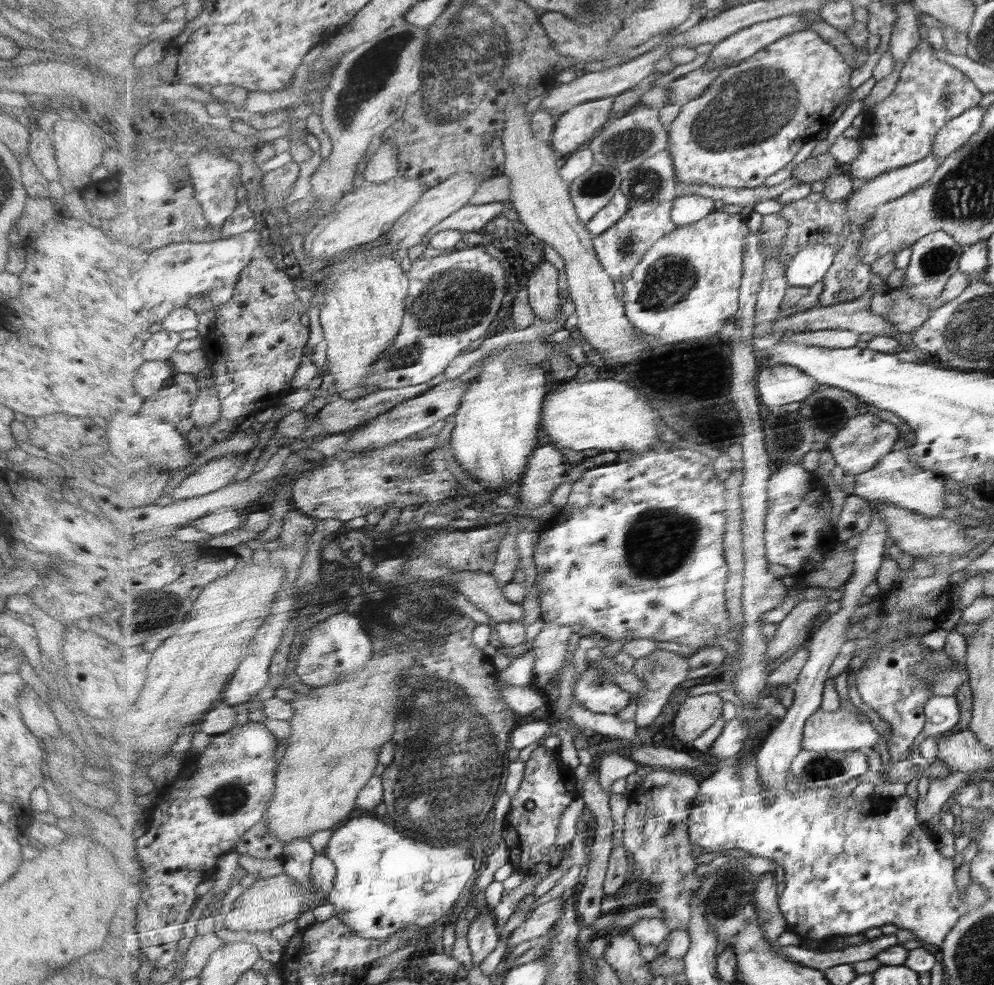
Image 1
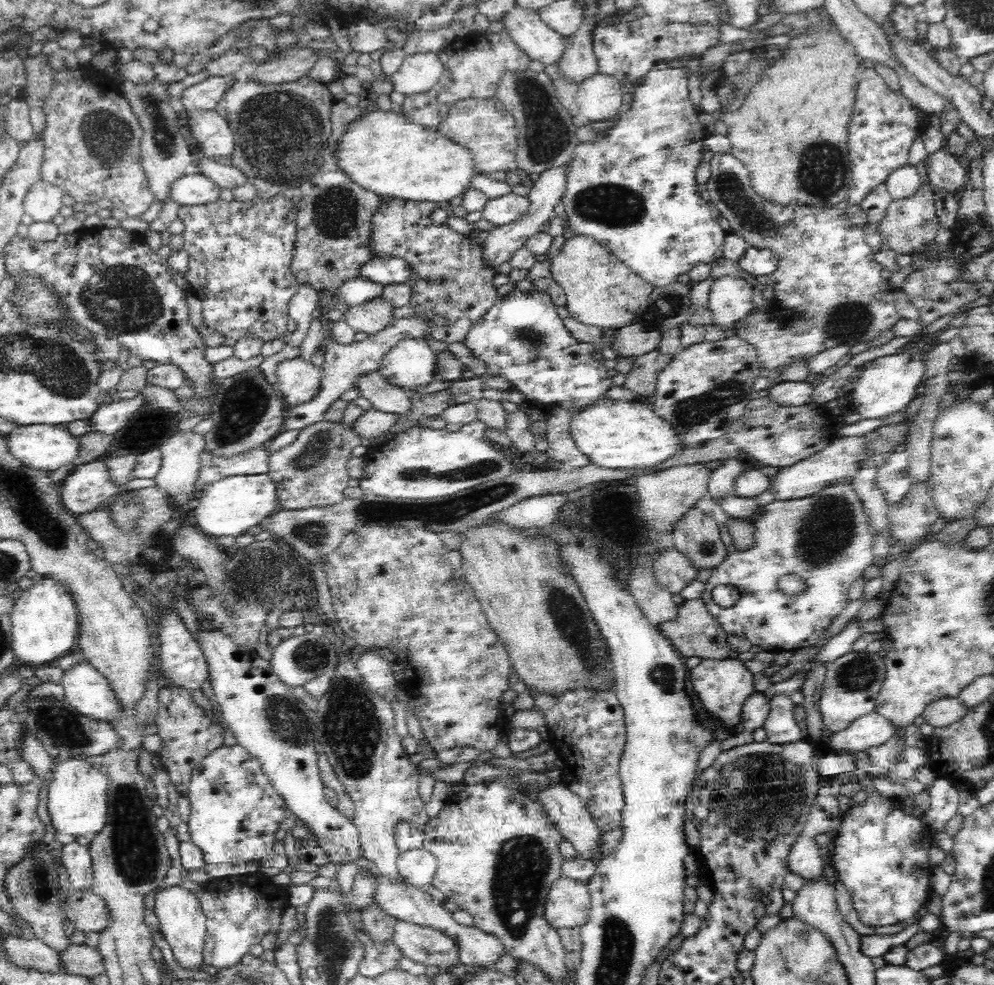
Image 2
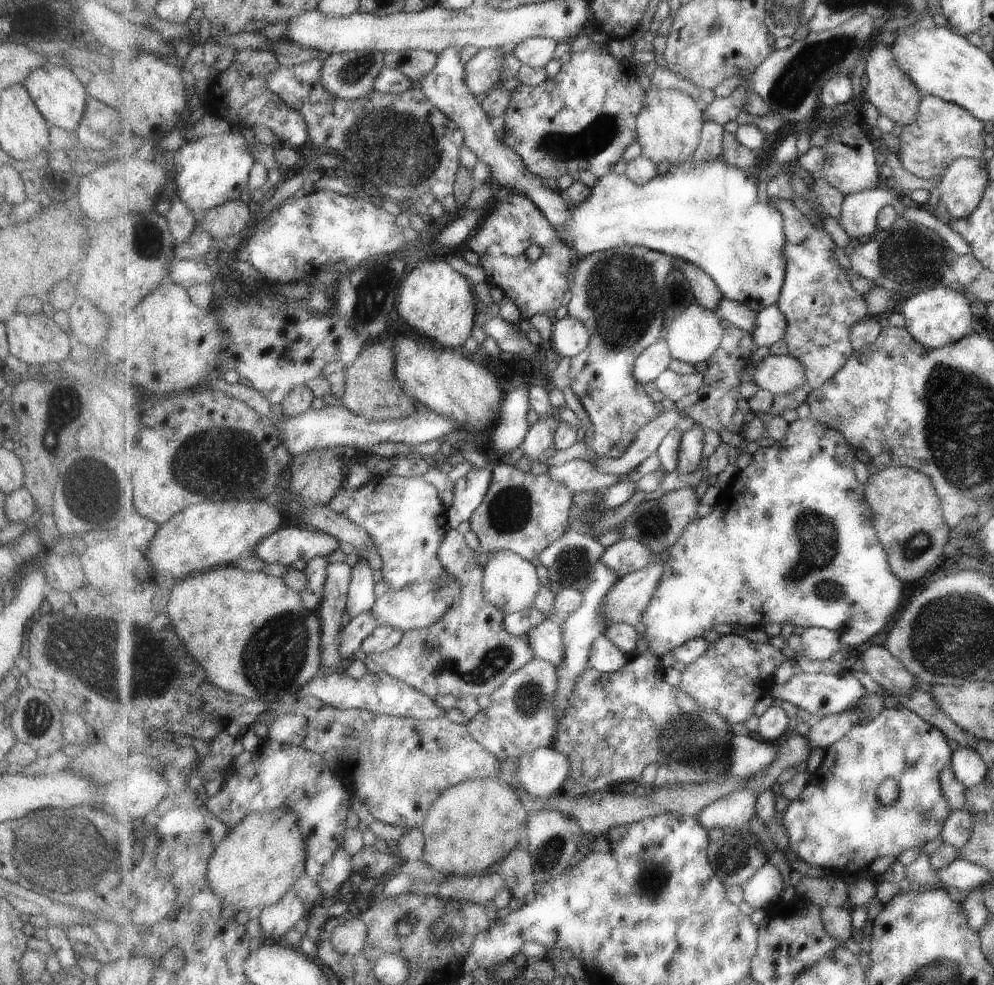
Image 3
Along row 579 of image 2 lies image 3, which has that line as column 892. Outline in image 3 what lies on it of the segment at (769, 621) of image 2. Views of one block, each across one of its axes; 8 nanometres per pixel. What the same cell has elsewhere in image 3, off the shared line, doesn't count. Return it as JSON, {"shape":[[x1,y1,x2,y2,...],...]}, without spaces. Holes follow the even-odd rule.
{"shape":[[899,706,888,709,883,708,883,712,875,720,869,720,867,724,855,724,849,730,849,734,846,734,839,742,835,742,835,744,832,744,825,750,824,758,815,770,811,782,807,784,807,788,796,799,789,802,789,806,784,814,786,817,785,825,787,826,787,834,790,836,791,846,794,848,795,854,809,865,819,866,830,874,846,877,867,870,877,858,891,856,891,858,896,859,903,852,911,850,911,848,921,848,927,842,935,840,937,836,941,835,943,828,945,828,947,818,949,818,952,811,950,800,947,800,946,792,943,792,943,786,941,786,941,772,946,771,947,768,951,768,953,758,954,751,949,746,946,733,931,724,930,721,923,720,922,716,917,716,910,708],[889,778,897,780,897,784,899,784,899,800,893,802,893,804,883,804,883,802,879,802,879,788]]}

